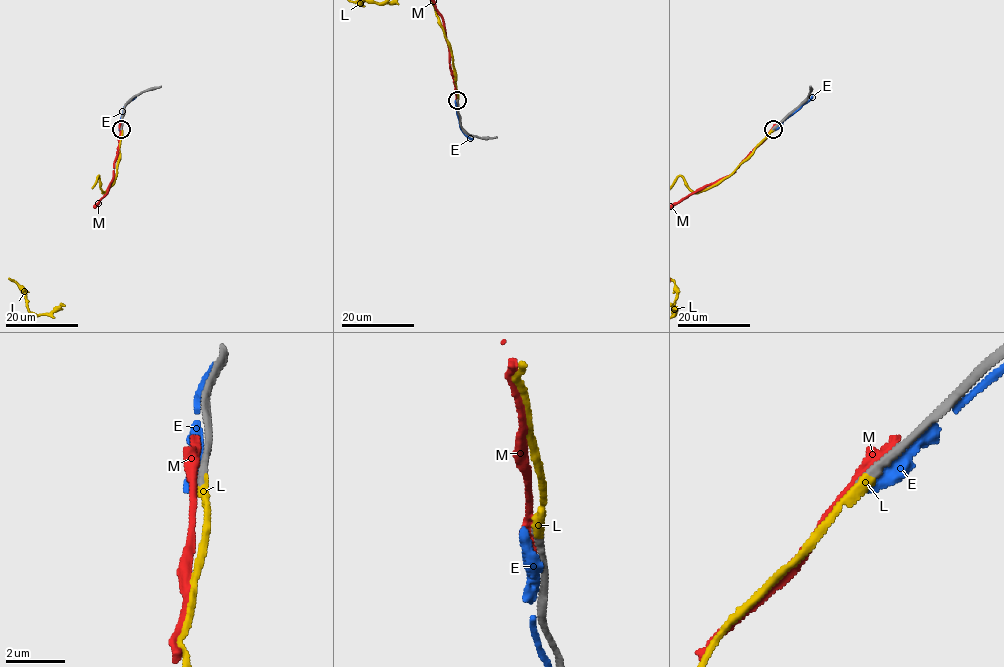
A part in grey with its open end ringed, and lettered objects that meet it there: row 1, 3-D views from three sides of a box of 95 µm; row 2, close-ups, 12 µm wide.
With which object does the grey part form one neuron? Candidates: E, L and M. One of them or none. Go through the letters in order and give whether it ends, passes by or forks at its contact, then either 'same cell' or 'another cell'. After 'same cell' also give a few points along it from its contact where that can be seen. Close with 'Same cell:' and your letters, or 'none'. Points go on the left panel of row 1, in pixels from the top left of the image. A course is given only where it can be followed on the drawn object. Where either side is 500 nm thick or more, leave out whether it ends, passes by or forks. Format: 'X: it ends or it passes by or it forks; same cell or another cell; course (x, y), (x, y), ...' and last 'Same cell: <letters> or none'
E: it passes by; another cell
L: it ends; same cell
M: it passes by; another cell
Same cell: L

